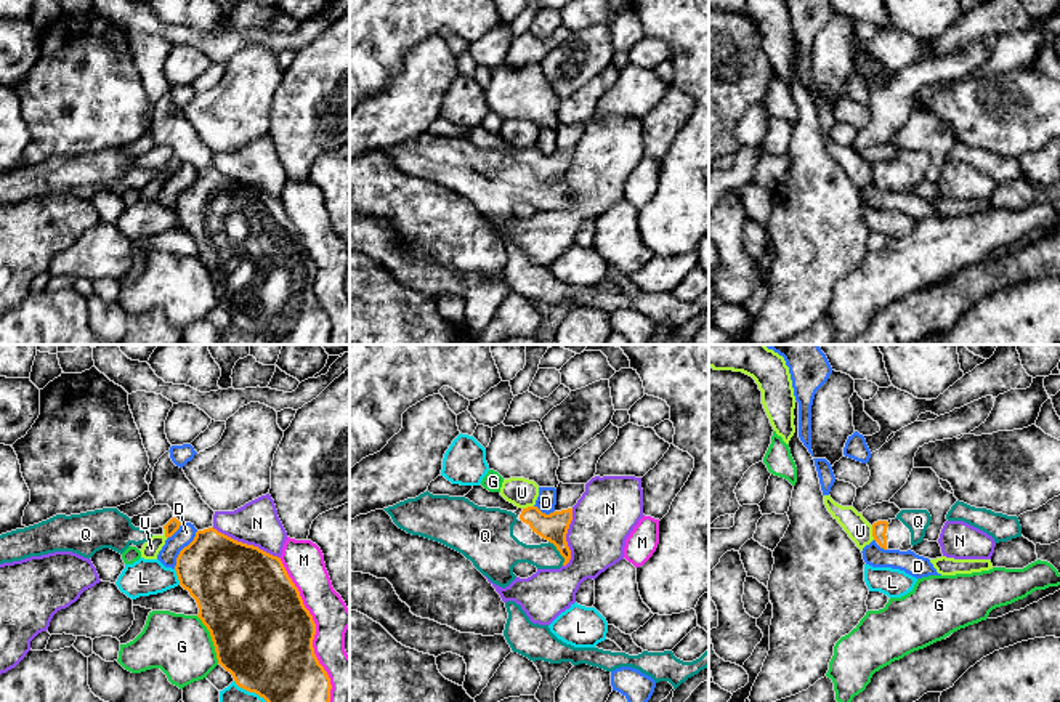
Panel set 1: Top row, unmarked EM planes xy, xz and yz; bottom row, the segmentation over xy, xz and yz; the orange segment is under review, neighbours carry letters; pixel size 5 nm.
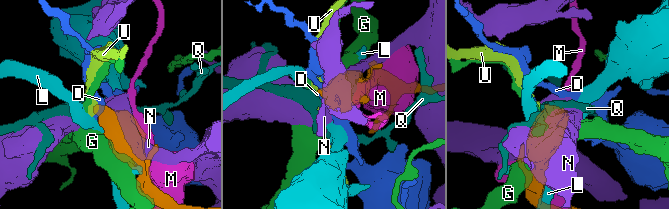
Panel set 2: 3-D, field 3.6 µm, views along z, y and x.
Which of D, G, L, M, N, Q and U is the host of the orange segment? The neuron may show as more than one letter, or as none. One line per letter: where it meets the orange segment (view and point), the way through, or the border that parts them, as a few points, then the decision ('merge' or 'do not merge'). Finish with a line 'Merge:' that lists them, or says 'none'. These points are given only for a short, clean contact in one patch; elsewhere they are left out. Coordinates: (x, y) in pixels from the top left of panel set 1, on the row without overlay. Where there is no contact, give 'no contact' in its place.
D: meets orange in xy at (182, 191); border along xy (198, 172), (180, 193), (173, 209); do not merge
G: meets orange in xy at (212, 281); do not merge
L: meets orange in xy at (178, 218); do not merge
M: meets orange in xy at (315, 271); do not merge
N: meets orange in xy at (246, 185); do not merge
Q: meets orange in xz at (560, 194); runs through xz (554, 169), (560, 194), (510, 193); merge
U: meets orange in yz at (873, 173); border along yz (871, 167), (874, 180); do not merge
Merge: Q

